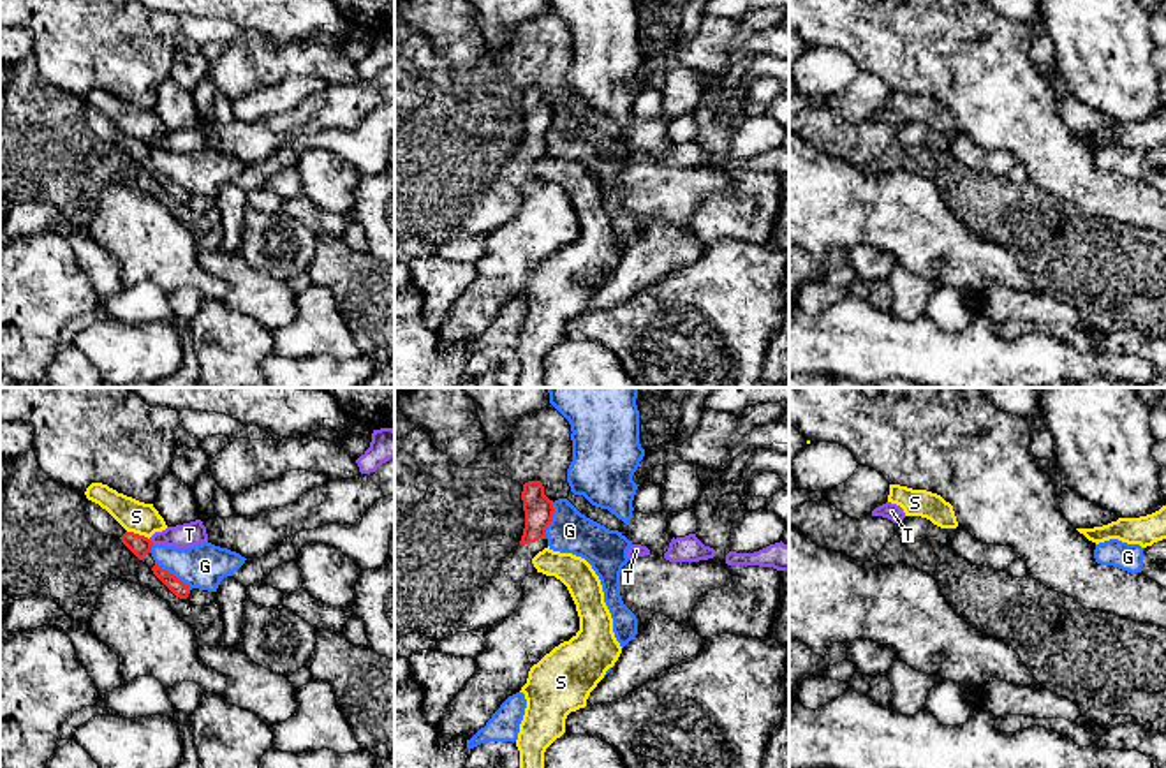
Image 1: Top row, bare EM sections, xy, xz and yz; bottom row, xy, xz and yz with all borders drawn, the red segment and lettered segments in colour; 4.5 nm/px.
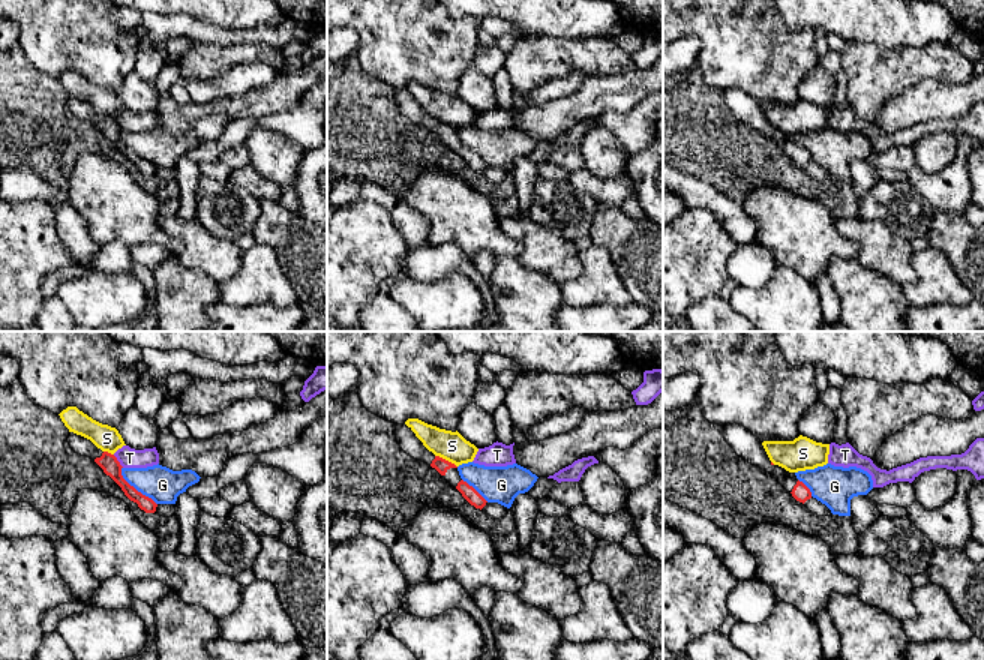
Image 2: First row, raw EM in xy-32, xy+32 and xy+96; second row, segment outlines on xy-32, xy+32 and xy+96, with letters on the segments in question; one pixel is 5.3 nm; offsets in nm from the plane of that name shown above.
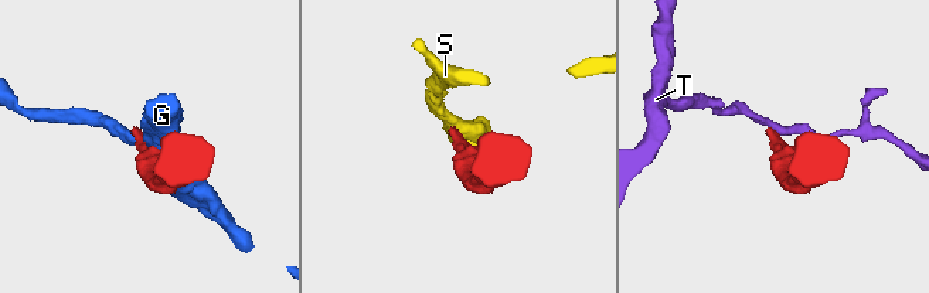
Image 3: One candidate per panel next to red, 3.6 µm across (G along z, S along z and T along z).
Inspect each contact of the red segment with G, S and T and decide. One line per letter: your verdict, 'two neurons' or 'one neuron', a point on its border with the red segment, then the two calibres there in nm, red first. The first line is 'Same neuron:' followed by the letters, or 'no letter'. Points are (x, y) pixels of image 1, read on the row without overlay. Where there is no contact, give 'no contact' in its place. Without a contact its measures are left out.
Same neuron: no letter
G: two neurons | xy (173, 180) | 70/200 nm
S: two neurons | xy (138, 140) | 90/150 nm
T: two neurons | xy (150, 147) | 90/110 nm

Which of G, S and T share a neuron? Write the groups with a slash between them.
G / S / T

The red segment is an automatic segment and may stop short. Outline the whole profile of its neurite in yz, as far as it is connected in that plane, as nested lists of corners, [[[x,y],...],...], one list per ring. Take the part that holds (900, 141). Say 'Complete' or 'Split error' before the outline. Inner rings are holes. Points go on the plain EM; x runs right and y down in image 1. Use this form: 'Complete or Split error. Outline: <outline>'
Split error. Outline: [[[905,122],[902,127],[895,129],[895,139],[902,144],[935,144],[967,167],[995,176],[1007,174],[1018,164],[1013,153],[983,150],[962,130],[956,134],[941,134],[921,122]]]

